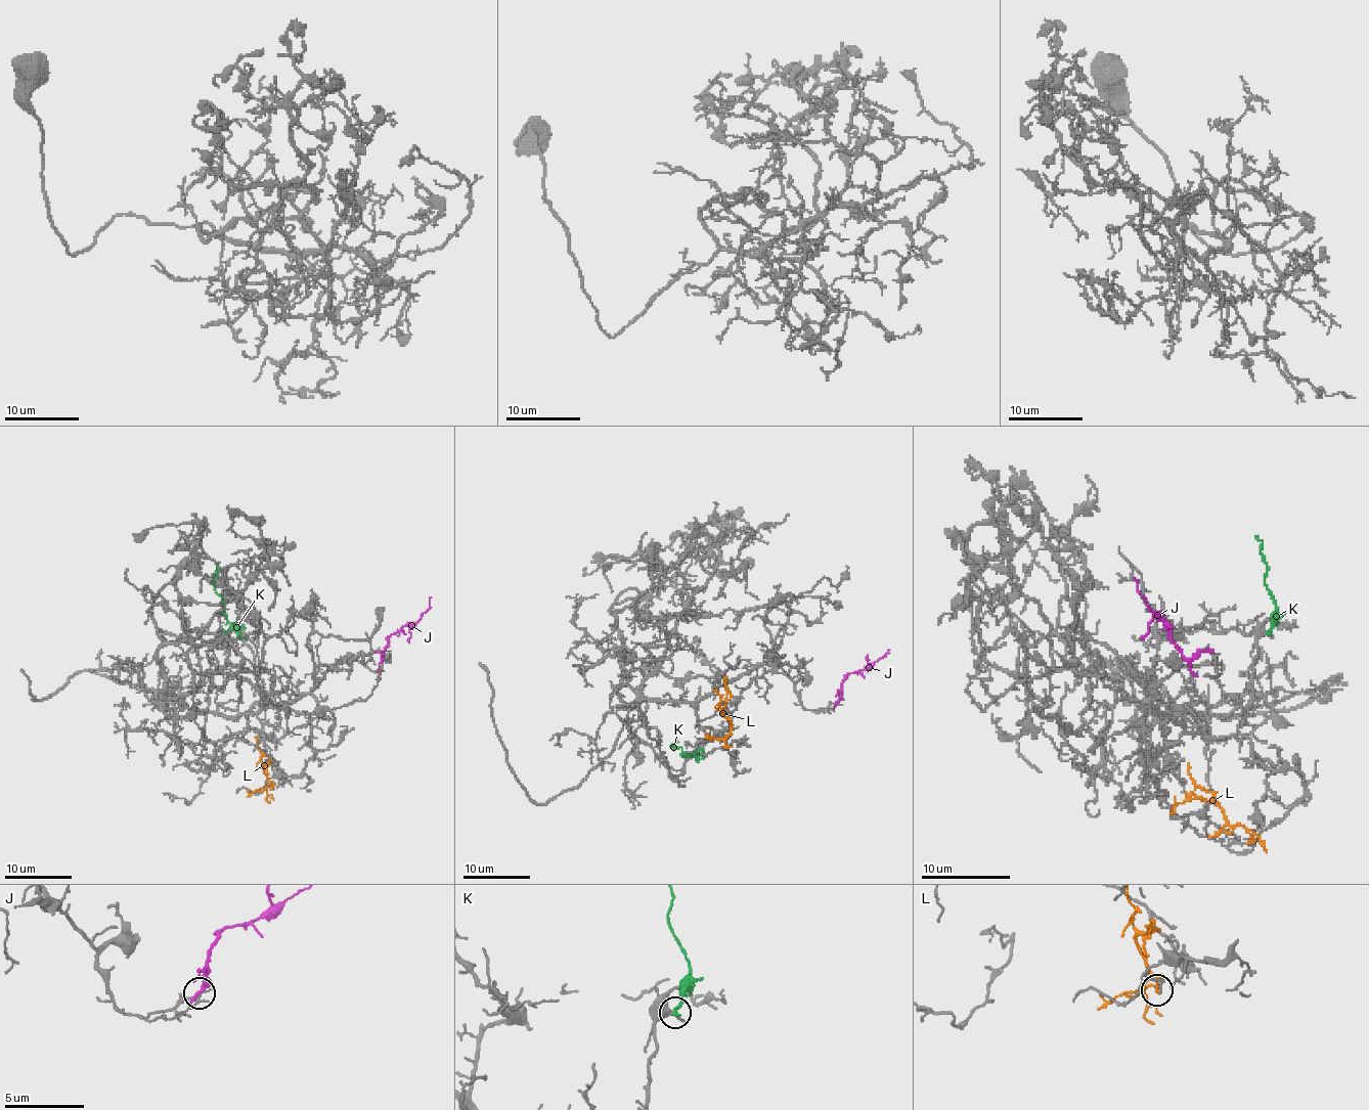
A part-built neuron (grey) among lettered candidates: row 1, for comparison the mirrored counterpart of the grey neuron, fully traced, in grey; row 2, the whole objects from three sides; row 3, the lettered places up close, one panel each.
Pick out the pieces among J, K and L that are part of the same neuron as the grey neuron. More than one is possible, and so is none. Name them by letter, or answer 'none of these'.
none of these

